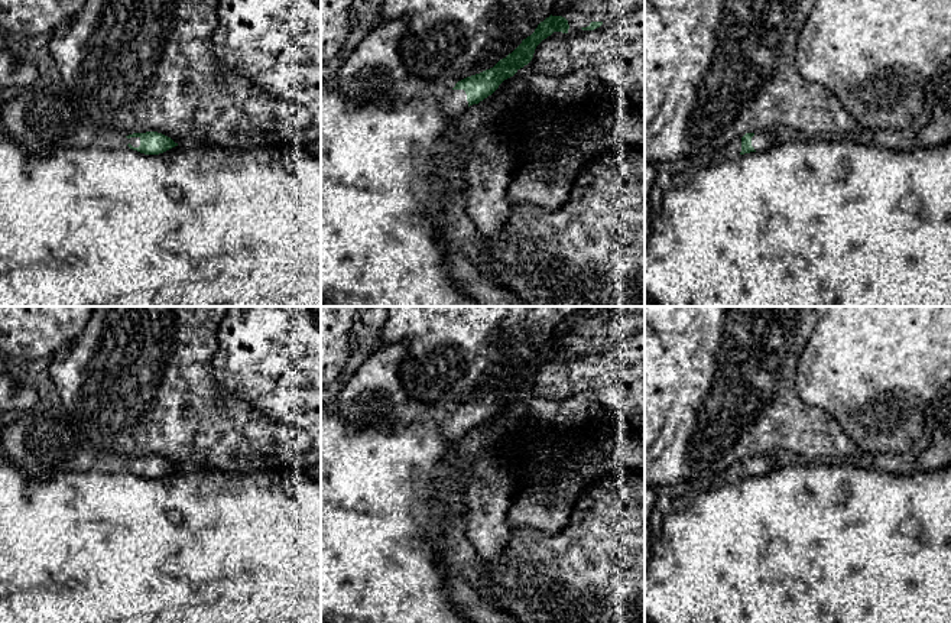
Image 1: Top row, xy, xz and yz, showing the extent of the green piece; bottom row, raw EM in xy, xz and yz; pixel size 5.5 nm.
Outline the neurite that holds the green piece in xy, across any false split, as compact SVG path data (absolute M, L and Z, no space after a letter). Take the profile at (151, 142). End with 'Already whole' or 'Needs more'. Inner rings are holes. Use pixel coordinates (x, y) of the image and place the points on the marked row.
M158 132L129 134L126 136L126 145L145 155L159 155L178 146L171 137Z. Needs more

